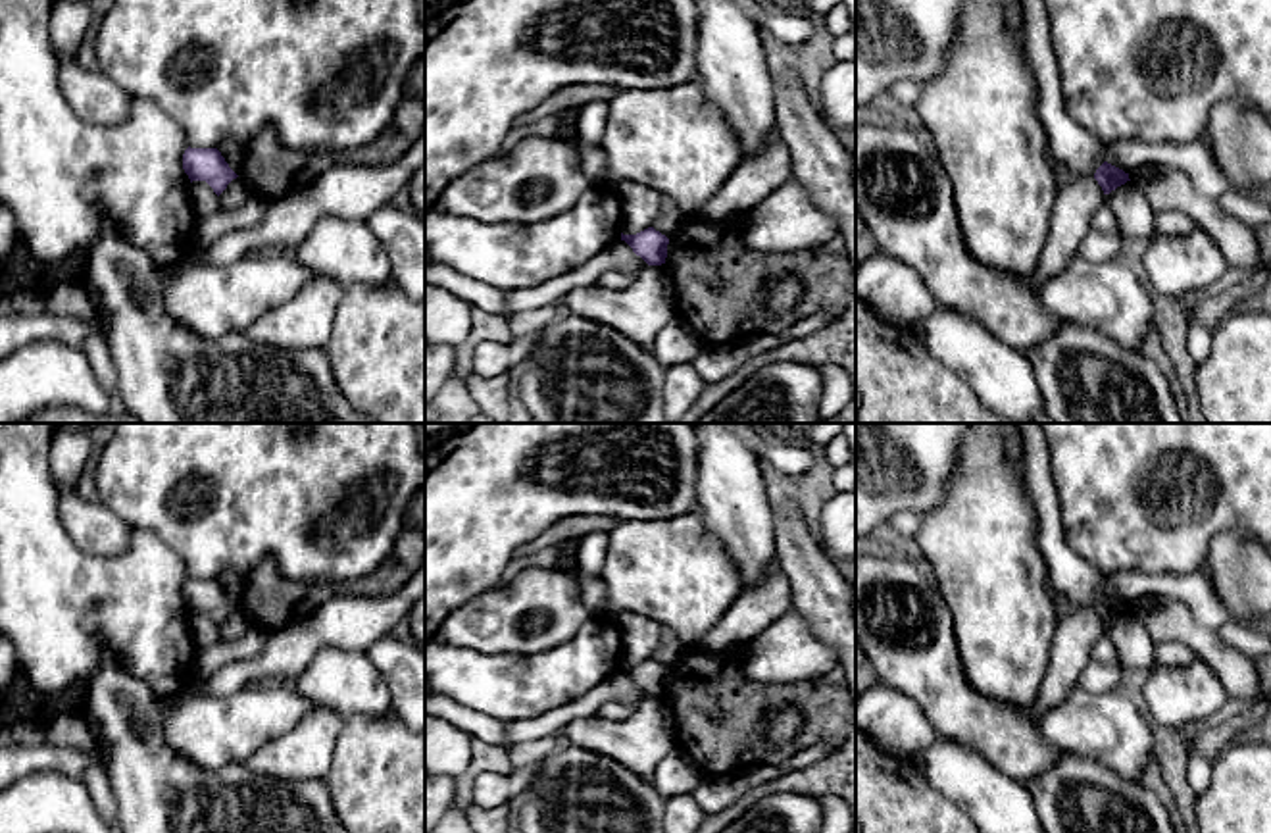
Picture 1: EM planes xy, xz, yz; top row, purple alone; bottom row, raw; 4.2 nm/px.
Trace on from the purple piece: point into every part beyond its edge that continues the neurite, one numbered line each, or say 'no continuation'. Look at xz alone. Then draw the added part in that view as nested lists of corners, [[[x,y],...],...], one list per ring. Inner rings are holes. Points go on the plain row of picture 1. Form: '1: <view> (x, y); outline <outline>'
no continuation

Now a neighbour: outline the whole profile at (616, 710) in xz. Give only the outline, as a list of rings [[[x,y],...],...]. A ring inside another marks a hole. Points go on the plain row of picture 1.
[[[608,700],[600,706],[598,716],[604,719],[627,719],[635,712],[636,704]]]

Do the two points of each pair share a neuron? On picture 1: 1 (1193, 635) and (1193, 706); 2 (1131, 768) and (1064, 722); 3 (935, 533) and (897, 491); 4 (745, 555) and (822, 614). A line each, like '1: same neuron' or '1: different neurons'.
1: different neurons
2: same neuron
3: different neurons
4: different neurons

